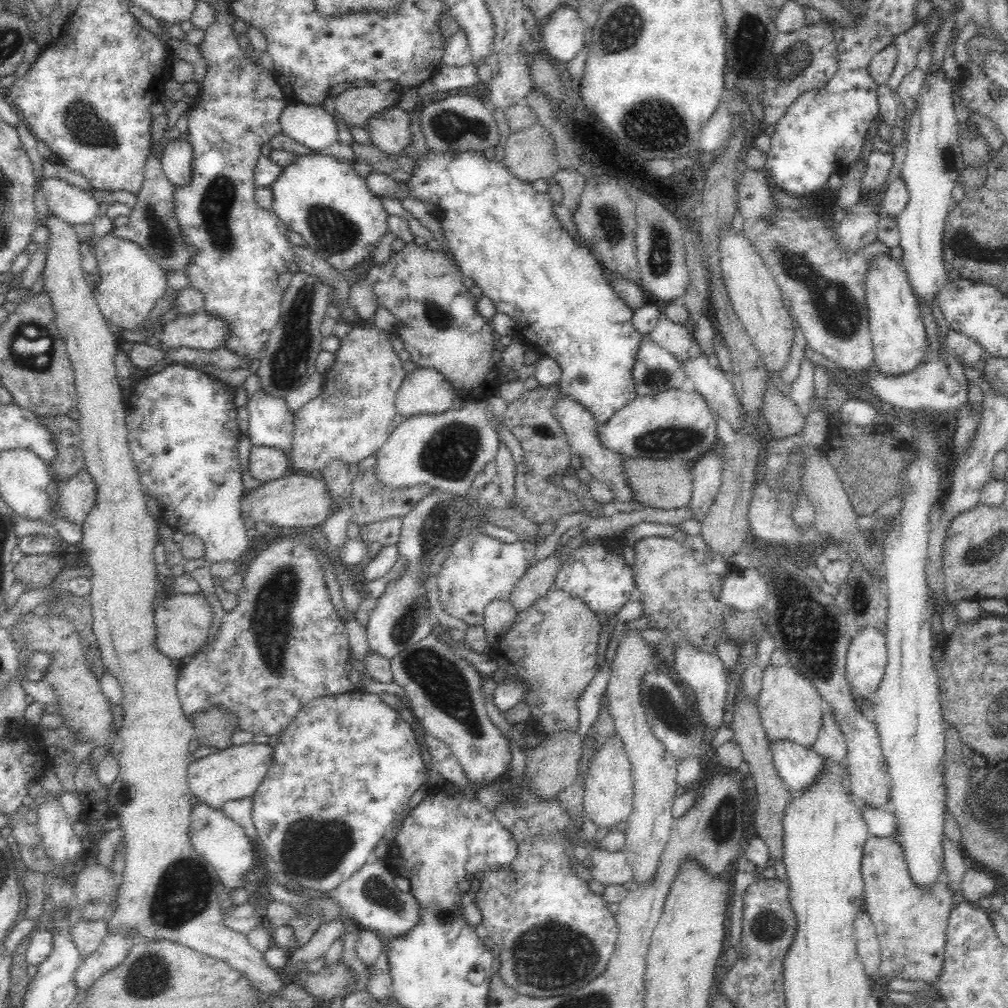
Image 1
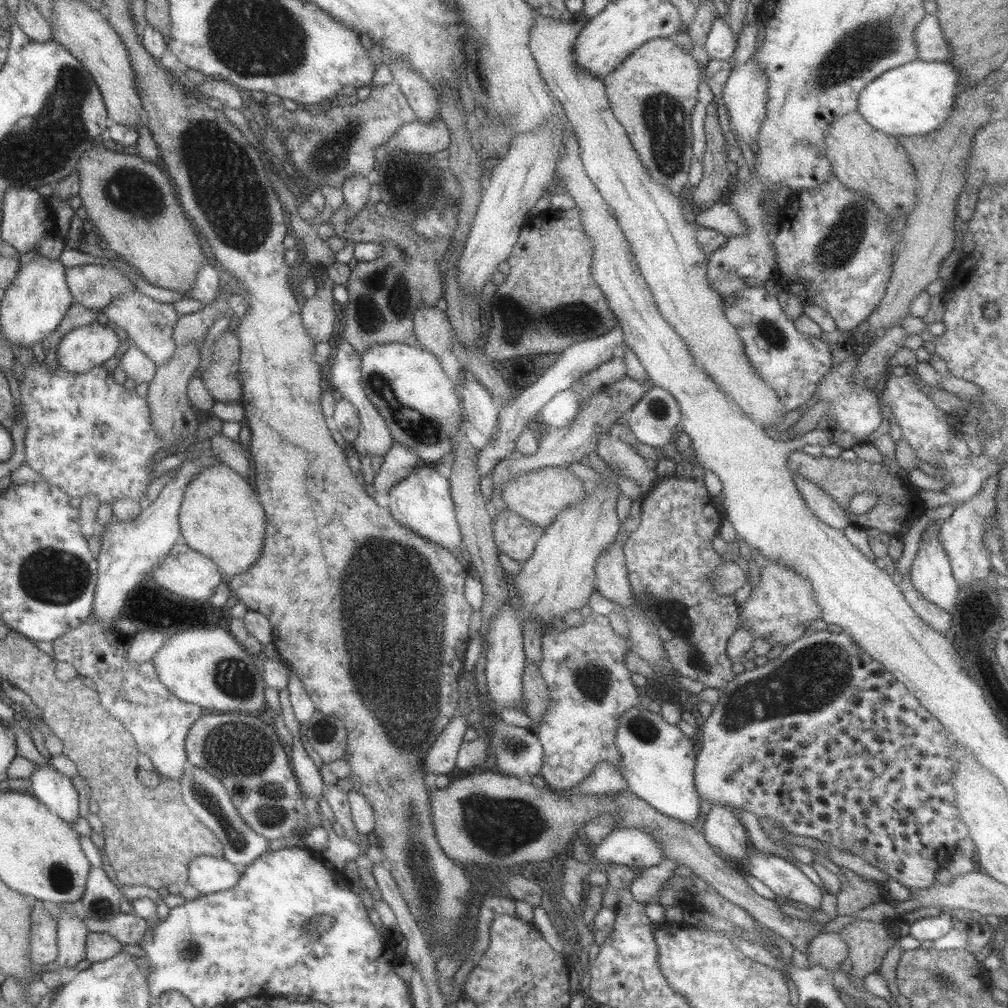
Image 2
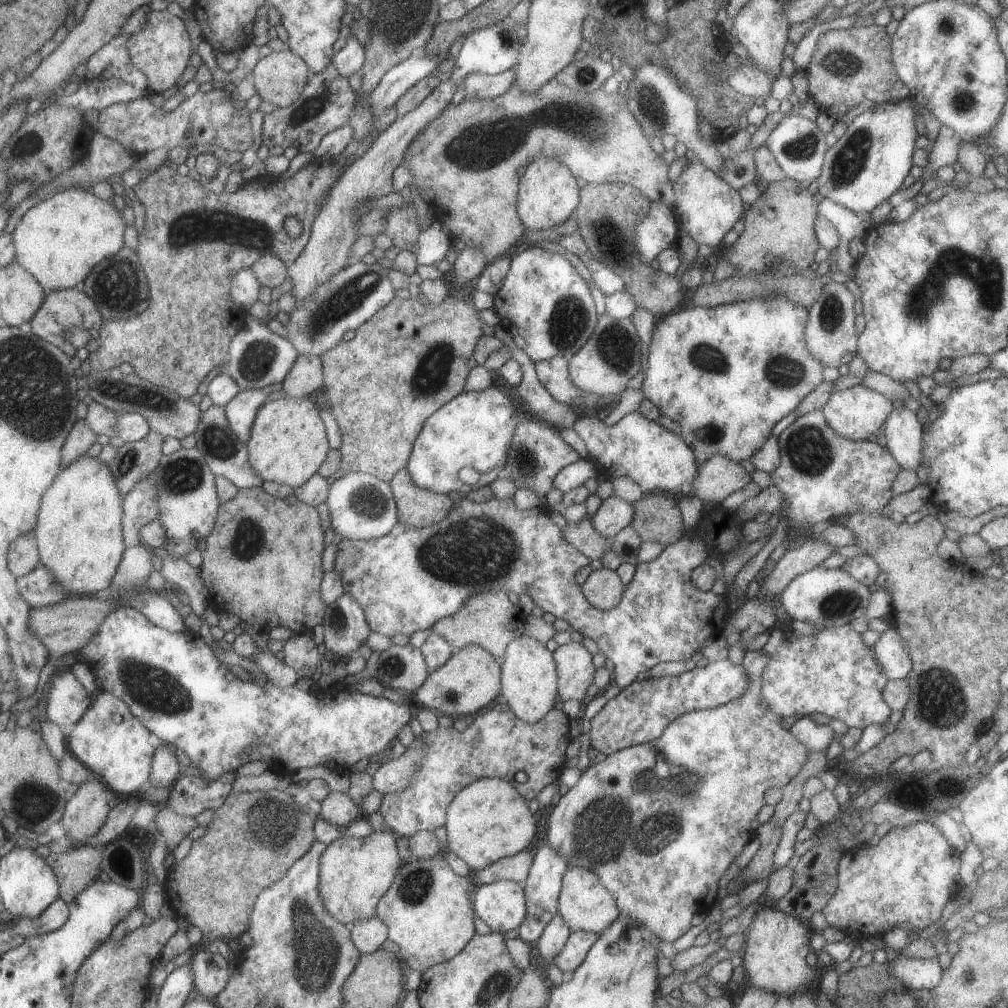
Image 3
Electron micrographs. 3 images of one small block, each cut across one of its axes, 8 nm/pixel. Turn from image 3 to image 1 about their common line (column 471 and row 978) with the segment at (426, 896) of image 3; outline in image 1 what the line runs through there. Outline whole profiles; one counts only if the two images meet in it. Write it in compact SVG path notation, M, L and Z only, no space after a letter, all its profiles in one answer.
M892 834L890 838L869 836L863 850L861 871L865 881L864 911L868 913L871 921L876 925L878 943L880 943L880 951L882 951L880 982L888 982L895 976L912 980L920 979L931 982L937 990L935 982L939 968L942 966L942 955L945 953L947 916L954 903L964 902L964 895L961 891L958 895L948 893L946 883L943 880L940 880L928 891L914 887L914 881L909 877L907 864L896 834Z

